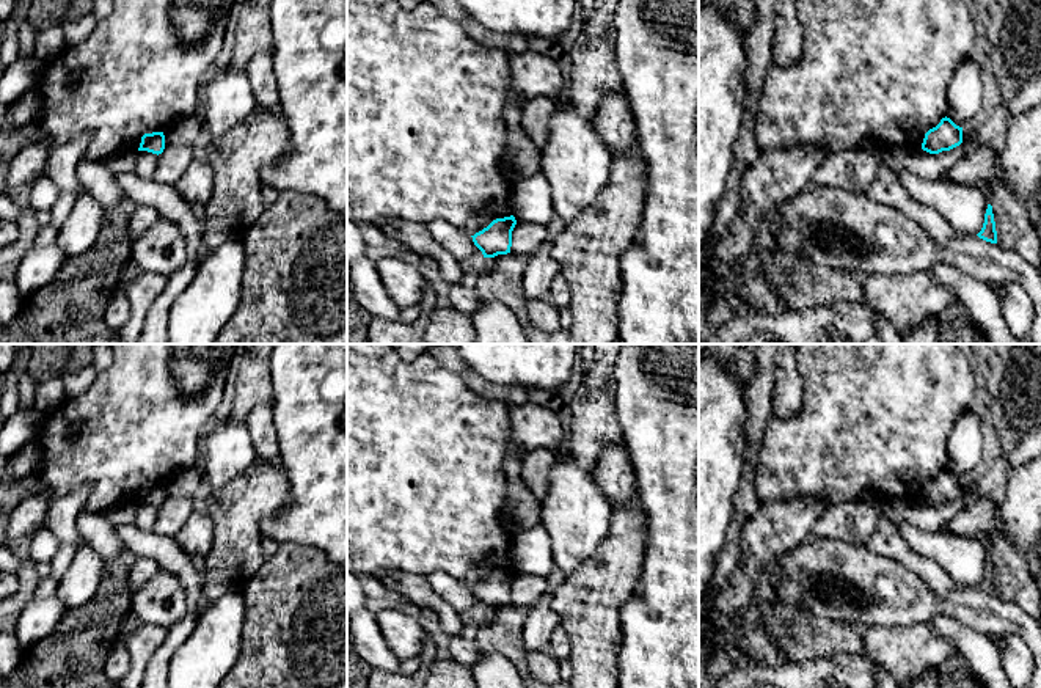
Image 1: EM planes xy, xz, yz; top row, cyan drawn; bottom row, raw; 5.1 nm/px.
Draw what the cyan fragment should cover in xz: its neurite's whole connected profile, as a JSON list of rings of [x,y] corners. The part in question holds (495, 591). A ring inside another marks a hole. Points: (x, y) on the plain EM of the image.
[[[513,567],[496,570],[487,580],[471,587],[473,594],[482,603],[484,609],[507,606],[510,605],[515,576],[517,572]]]

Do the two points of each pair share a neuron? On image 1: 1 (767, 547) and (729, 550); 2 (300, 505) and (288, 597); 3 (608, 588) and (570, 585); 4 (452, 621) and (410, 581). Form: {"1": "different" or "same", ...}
{"1": "different", "2": "different", "3": "same", "4": "same"}

